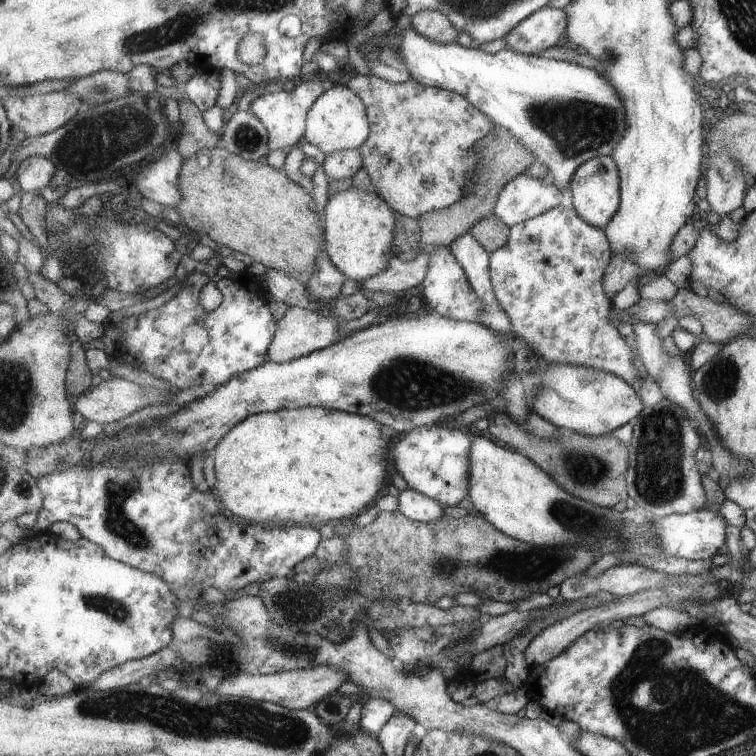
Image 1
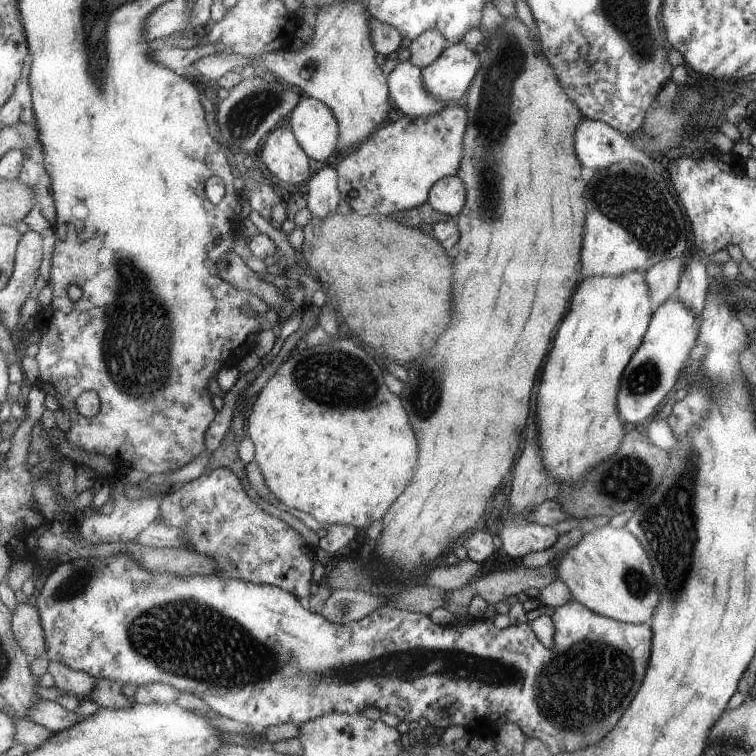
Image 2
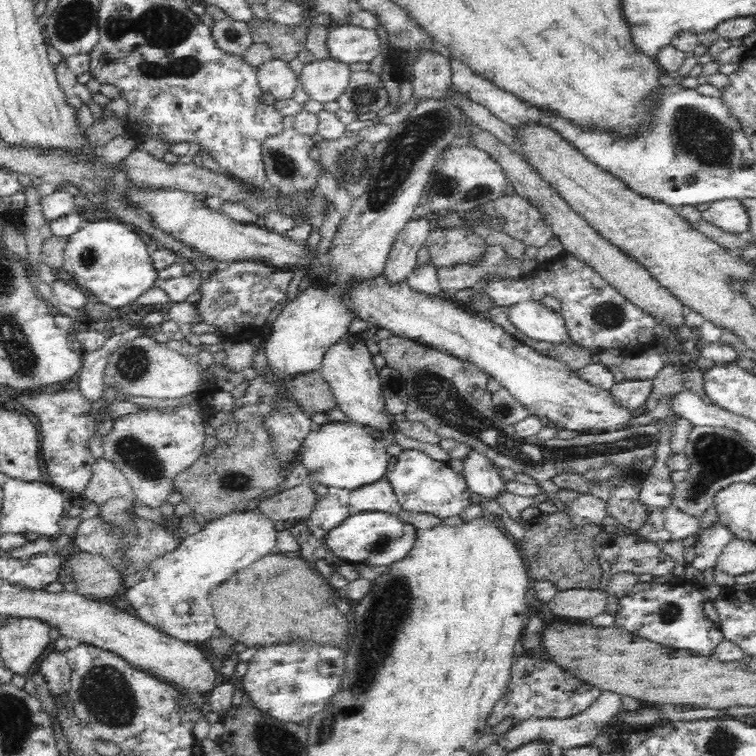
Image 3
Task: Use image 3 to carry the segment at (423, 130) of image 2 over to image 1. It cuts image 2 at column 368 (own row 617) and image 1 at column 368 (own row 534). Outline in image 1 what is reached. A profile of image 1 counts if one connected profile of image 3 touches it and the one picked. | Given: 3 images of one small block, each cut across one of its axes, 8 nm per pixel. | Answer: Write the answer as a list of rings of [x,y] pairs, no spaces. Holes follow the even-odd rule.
[[[356,185],[336,192],[327,200],[323,218],[329,258],[349,279],[361,283],[380,275],[390,267],[392,258],[398,255],[398,213],[377,193],[357,188]]]

